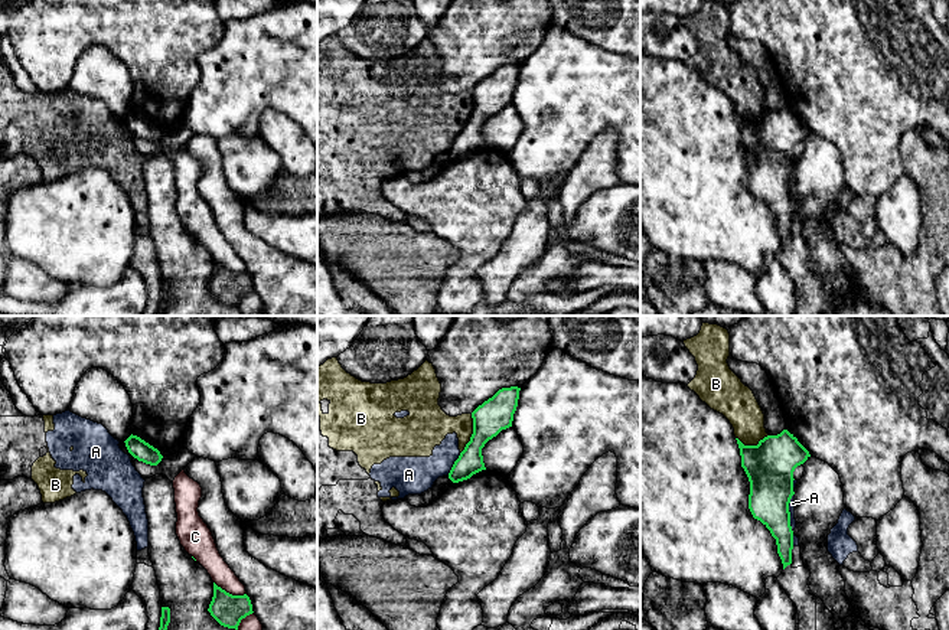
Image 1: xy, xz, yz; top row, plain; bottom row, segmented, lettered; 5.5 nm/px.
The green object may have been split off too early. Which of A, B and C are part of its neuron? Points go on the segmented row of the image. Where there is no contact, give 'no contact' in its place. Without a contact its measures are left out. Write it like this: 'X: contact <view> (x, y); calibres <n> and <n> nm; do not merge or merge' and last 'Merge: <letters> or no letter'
A: contact yz (788, 505); calibres 280 and 40 nm; do not merge
B: contact xz (472, 434); calibres 190 and 220 nm; do not merge
C: contact xy (228, 593); calibres 180 and 140 nm; do not merge
Merge: no letter

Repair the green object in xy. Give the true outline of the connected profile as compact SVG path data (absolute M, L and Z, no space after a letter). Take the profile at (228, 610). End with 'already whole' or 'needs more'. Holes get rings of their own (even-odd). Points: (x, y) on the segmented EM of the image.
M213 582L213 597L208 611L224 627L238 630L242 618L252 614L252 604L247 594L232 595Z; already whole

